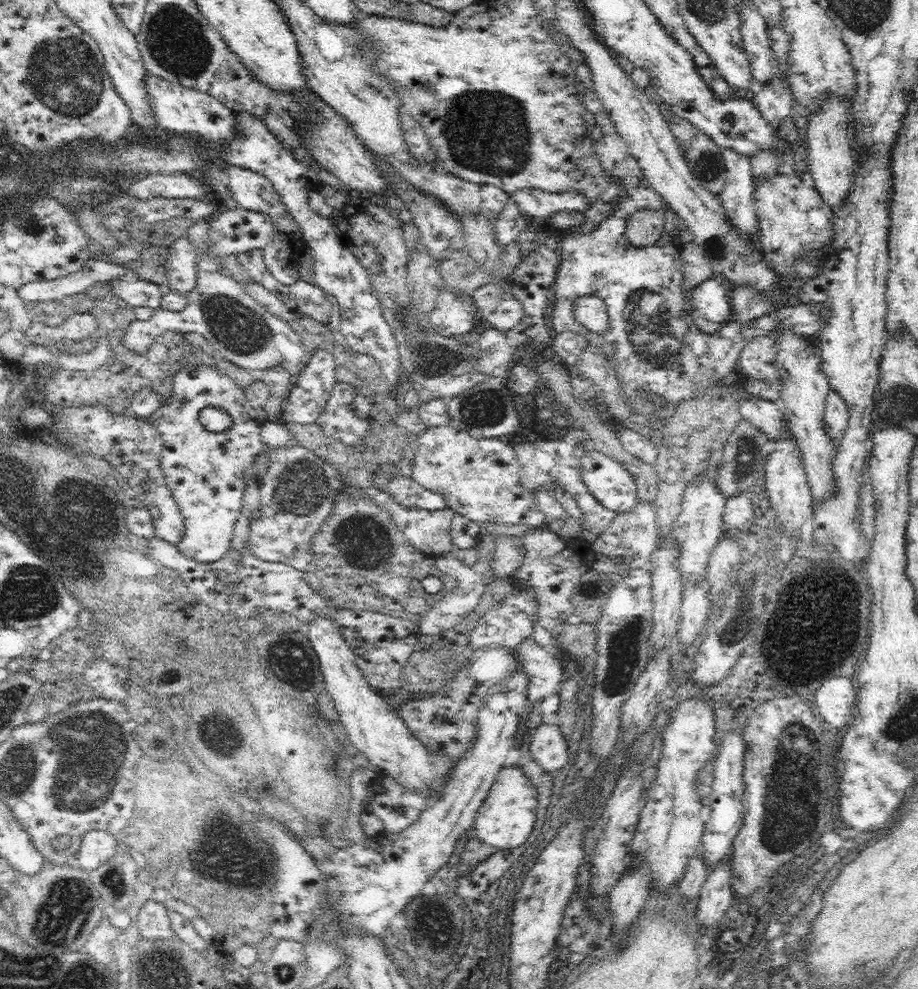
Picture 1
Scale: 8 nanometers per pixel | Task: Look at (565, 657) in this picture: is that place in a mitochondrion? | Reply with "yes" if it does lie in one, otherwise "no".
no

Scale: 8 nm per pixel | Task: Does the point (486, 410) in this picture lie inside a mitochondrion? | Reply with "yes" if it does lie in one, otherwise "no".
yes

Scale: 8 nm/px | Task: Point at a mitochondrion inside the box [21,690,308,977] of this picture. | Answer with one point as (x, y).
(68, 902)

